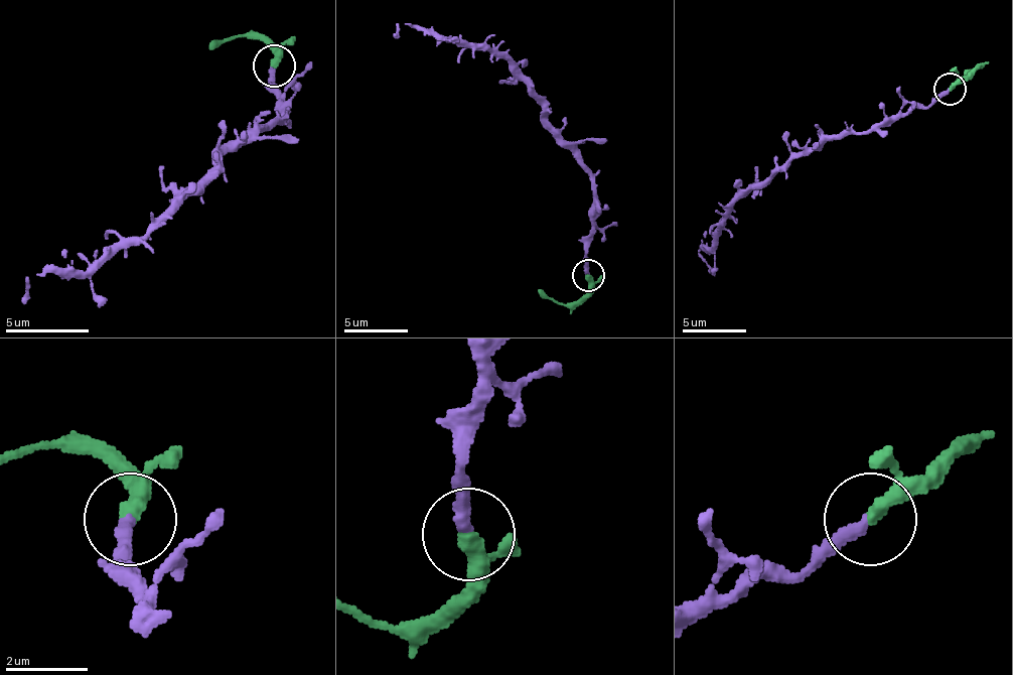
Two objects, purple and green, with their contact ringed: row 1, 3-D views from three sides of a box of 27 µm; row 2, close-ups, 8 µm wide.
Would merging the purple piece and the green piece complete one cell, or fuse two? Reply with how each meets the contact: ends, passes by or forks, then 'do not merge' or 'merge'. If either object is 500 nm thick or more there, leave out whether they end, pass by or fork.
purple ends | green ends | merge

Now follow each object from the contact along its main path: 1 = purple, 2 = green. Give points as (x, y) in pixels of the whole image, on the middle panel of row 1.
1: (587, 273), (587, 238), (594, 231), (590, 169), (526, 83), (487, 47), (404, 24), (397, 24), (394, 37)
2: (587, 276), (587, 292), (578, 302), (558, 305), (539, 289)

